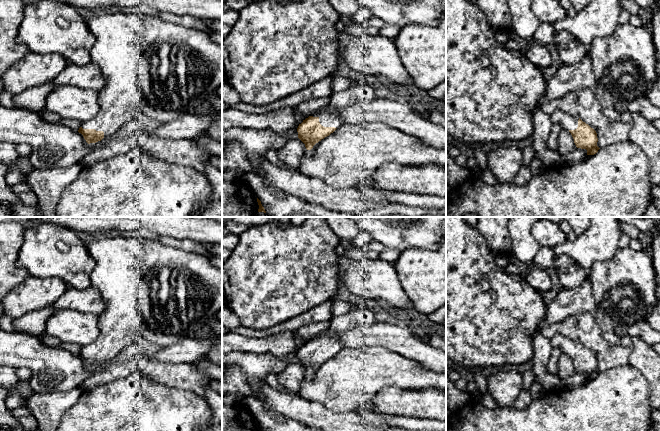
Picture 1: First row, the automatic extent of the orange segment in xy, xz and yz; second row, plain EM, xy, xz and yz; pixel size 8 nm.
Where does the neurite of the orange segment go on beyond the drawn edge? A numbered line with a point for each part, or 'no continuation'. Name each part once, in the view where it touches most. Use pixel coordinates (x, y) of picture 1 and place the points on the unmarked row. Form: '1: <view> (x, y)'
1: xz (362, 316)

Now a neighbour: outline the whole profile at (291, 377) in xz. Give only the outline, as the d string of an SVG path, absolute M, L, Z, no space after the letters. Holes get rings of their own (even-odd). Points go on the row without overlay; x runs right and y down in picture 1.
M291 362L278 375L278 382L290 392L298 392L306 376L305 368L299 362Z

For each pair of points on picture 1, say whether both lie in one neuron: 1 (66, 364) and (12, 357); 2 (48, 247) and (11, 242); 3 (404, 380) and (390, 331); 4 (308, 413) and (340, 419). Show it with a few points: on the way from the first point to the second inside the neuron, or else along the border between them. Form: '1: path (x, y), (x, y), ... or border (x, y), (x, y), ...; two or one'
1: path (53, 364), (47, 364), (37, 357), (25, 357); one
2: border (25, 228), (17, 258), (17, 266), (22, 268); two
3: border (373, 346), (384, 346), (418, 361); two
4: path (316, 415), (325, 419), (332, 419); one

